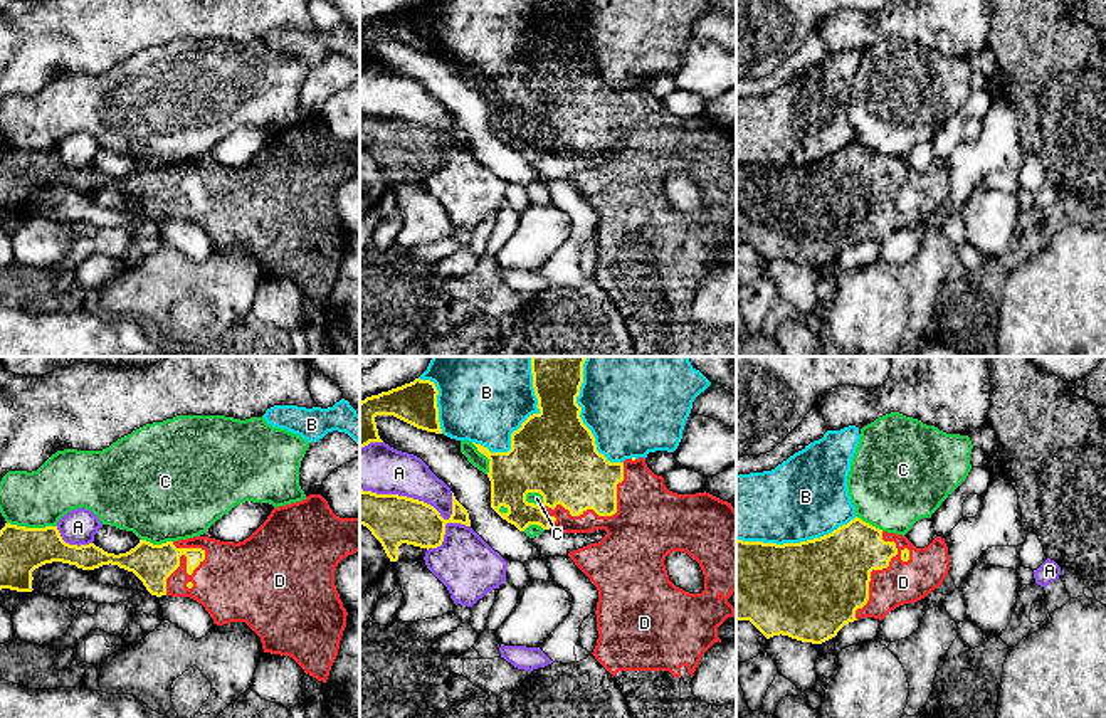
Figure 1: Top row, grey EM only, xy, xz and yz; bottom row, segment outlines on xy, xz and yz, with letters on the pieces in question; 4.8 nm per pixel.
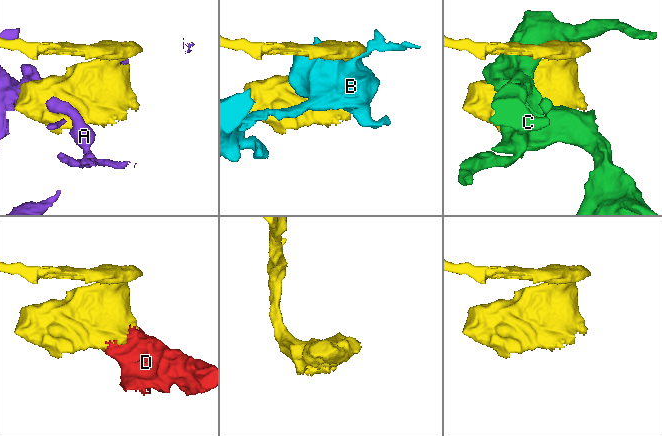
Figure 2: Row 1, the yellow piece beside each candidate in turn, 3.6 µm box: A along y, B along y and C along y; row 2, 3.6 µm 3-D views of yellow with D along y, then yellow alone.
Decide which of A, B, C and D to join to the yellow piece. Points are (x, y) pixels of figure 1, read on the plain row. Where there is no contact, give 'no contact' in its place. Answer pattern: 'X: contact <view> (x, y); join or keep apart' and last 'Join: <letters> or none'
A: contact xz (416, 123); keep apart
B: contact yz (795, 167); keep apart
C: contact xy (32, 152); keep apart
D: contact xz (590, 131); join
Join: D

